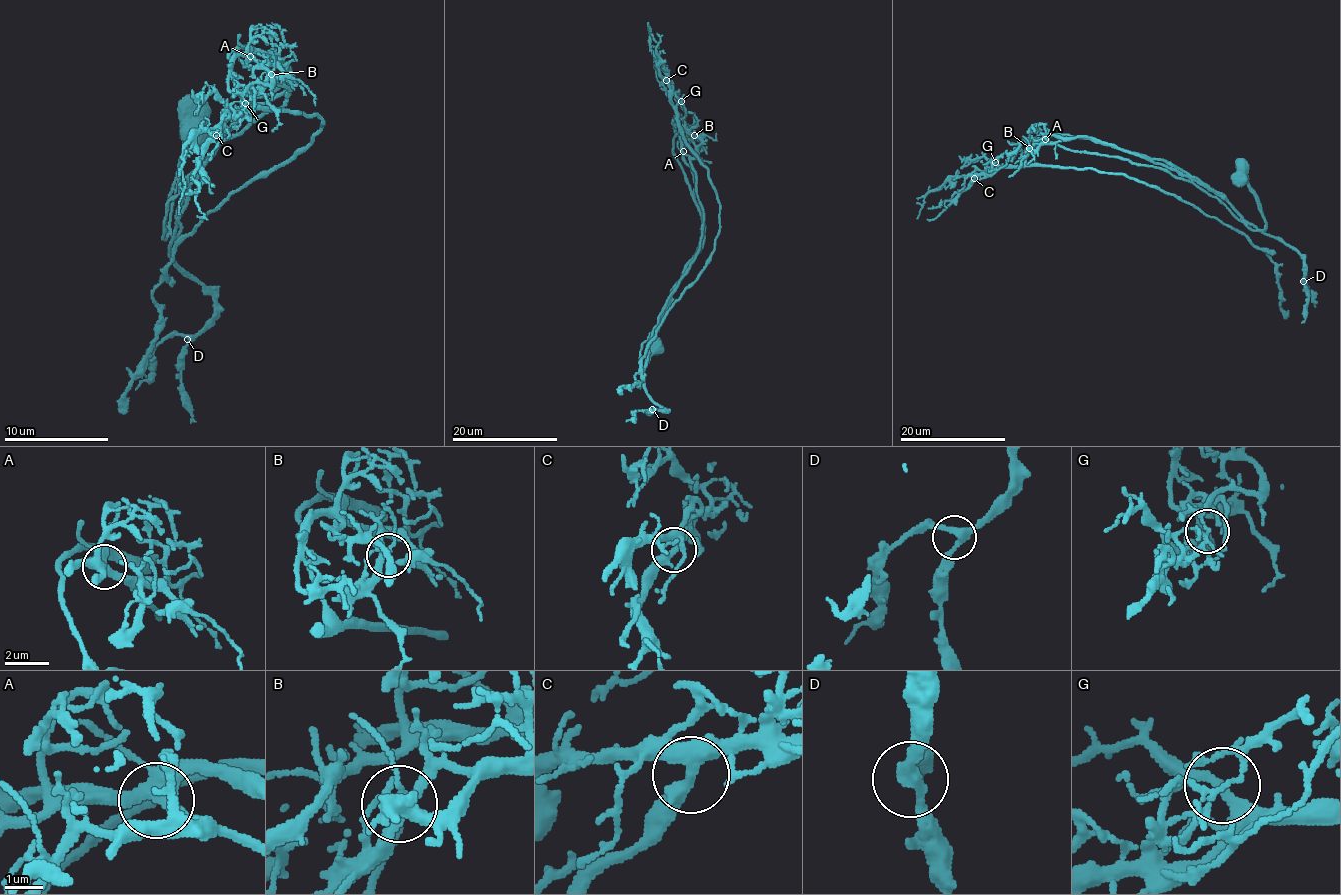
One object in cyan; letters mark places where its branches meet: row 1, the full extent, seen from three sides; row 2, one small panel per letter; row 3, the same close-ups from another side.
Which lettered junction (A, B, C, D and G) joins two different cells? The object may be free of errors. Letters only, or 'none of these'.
G

